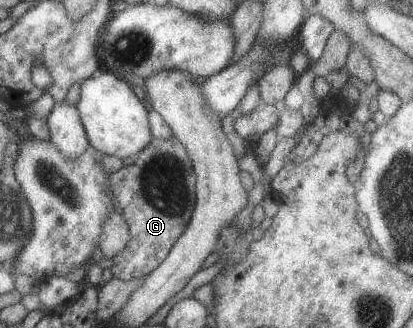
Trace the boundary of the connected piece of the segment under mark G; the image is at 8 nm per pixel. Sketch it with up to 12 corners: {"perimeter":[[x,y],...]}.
{"perimeter":[[174,135],[109,177],[131,233],[113,278],[148,276],[191,220],[196,172]]}

